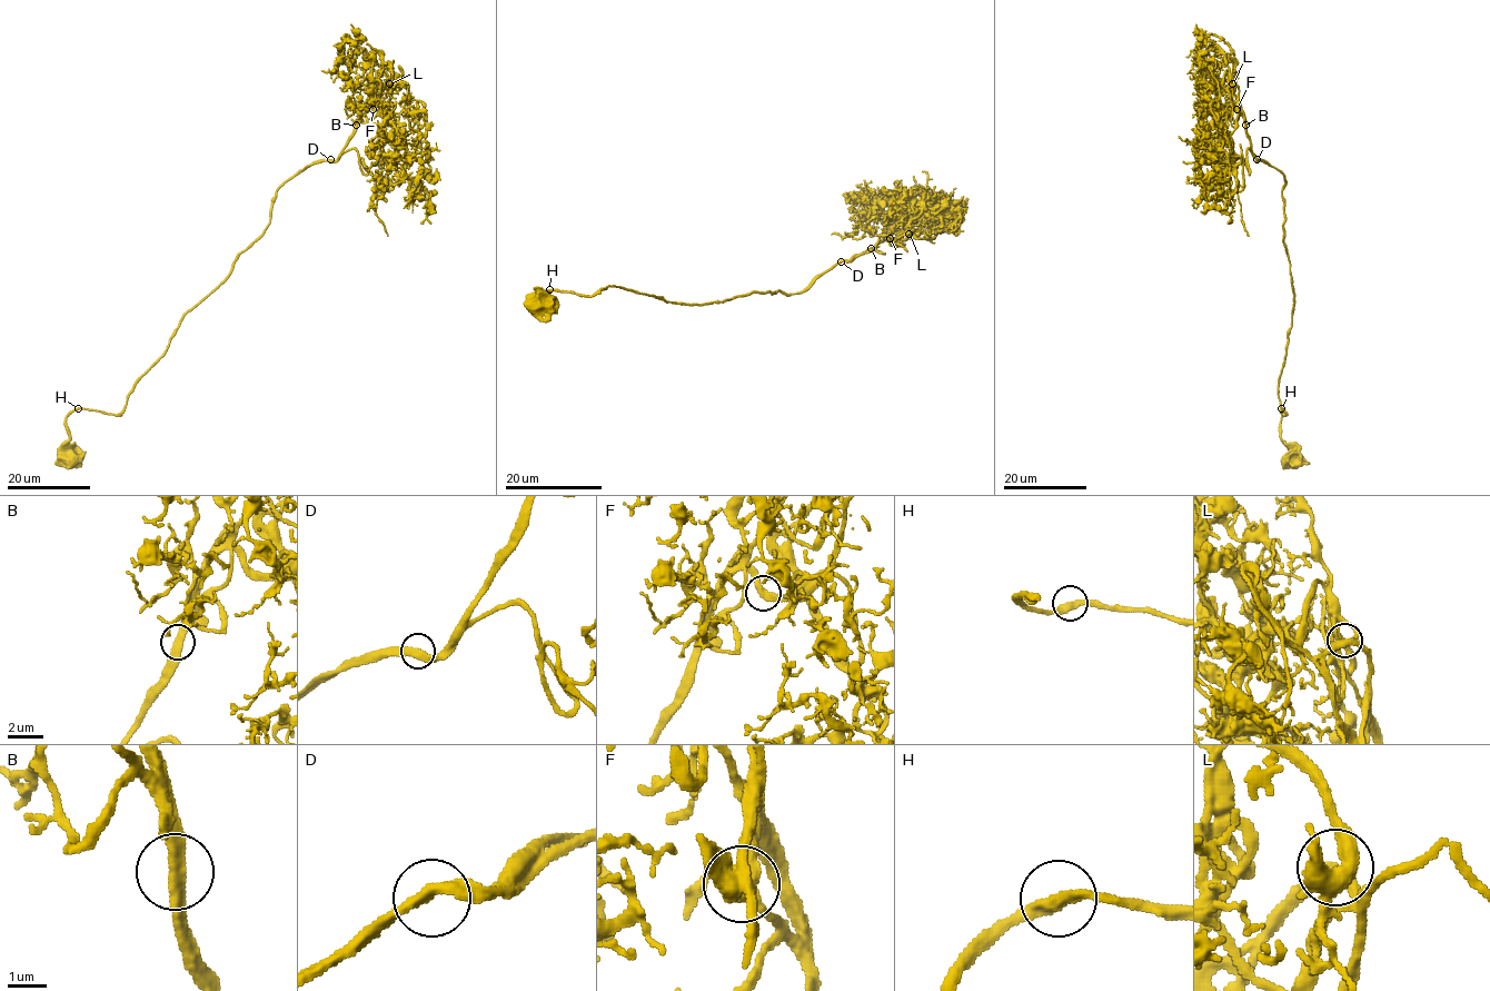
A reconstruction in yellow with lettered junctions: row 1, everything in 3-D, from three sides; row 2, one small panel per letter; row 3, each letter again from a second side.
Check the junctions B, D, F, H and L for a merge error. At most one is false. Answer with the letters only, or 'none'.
none

